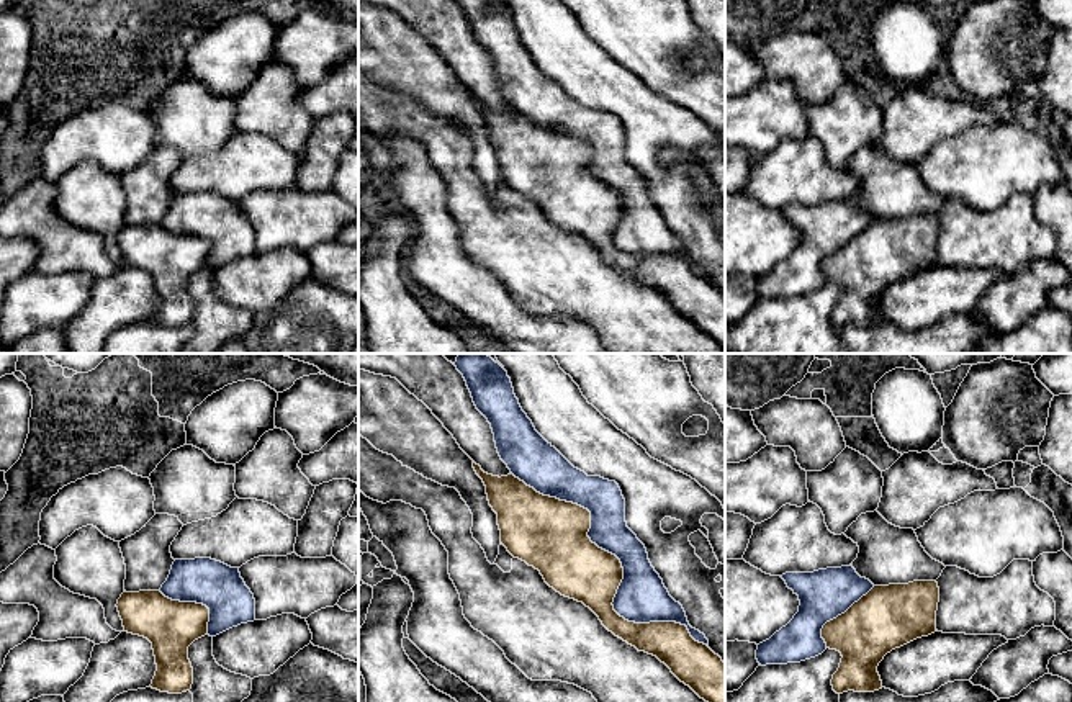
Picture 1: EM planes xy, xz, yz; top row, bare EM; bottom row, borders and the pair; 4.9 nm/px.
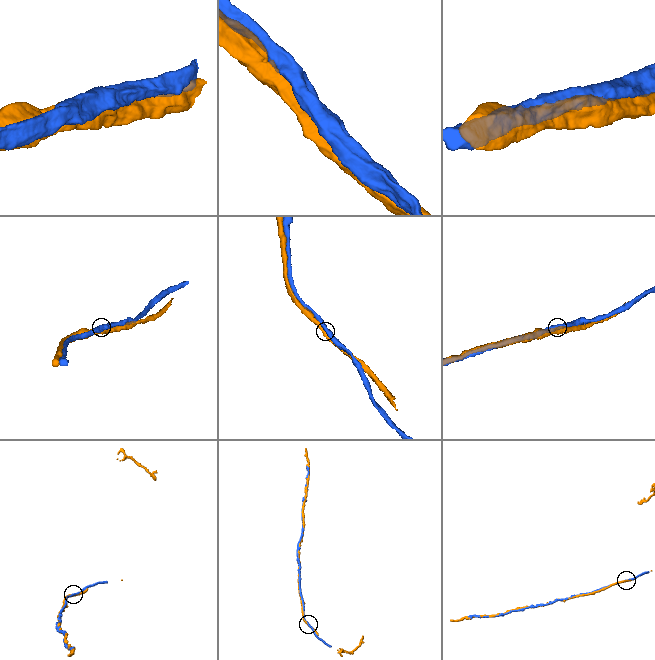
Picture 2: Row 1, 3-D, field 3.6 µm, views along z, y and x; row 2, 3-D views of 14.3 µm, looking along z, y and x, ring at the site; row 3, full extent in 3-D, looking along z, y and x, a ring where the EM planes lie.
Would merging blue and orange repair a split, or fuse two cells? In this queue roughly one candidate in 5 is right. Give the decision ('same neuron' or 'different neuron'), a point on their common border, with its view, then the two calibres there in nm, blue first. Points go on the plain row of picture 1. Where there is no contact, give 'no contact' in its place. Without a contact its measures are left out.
different neuron; meets blue in xz at (622, 200); 260 nm thick on the blue side, 300 nm on the other

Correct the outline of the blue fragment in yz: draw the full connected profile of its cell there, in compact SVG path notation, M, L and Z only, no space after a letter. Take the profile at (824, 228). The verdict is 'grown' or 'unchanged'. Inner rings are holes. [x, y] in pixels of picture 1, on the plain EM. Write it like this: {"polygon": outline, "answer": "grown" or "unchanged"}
{"polygon": "M851 198L786 206L781 211L799 229L800 239L786 260L758 278L756 293L761 299L800 296L822 288L827 283L823 259L845 247L874 221Z", "answer": "unchanged"}

